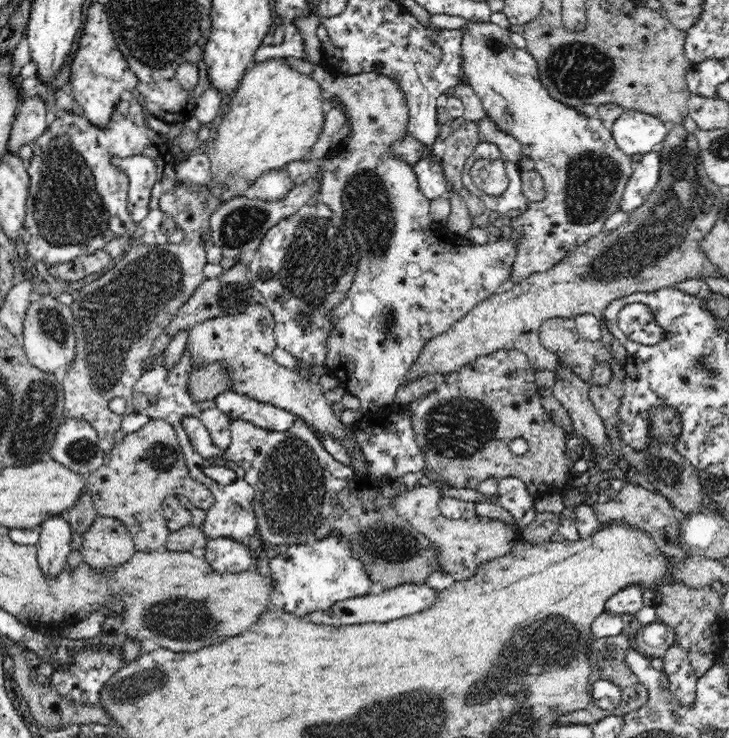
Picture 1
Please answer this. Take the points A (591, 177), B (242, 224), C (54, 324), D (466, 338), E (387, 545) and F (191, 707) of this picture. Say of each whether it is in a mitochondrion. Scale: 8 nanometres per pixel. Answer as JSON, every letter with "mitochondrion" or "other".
{"A":"mitochondrion","B":"mitochondrion","C":"mitochondrion","D":"other","E":"mitochondrion","F":"other"}

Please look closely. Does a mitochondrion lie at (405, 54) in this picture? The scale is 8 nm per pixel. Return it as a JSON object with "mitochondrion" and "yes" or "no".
{"mitochondrion":"no"}

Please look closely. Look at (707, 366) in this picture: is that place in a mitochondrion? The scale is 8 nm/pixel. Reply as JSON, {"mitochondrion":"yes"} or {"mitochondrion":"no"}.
{"mitochondrion":"yes"}

